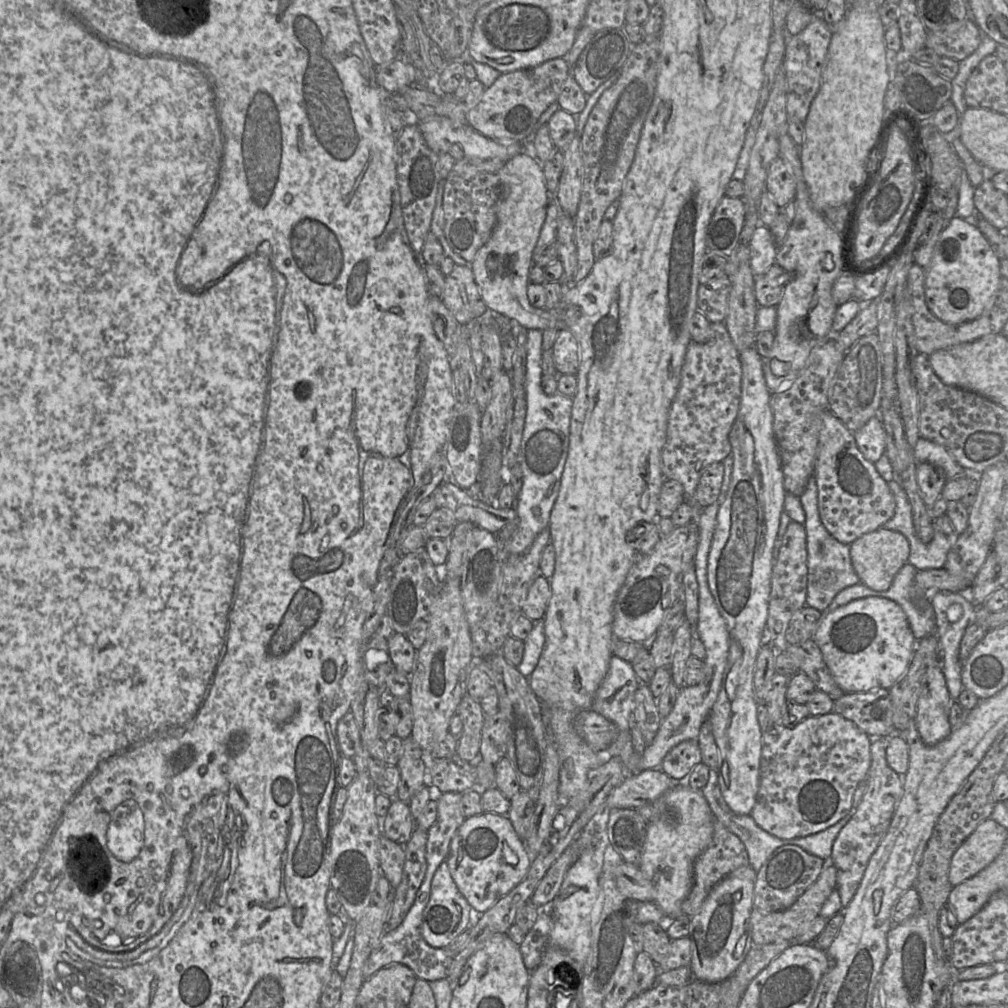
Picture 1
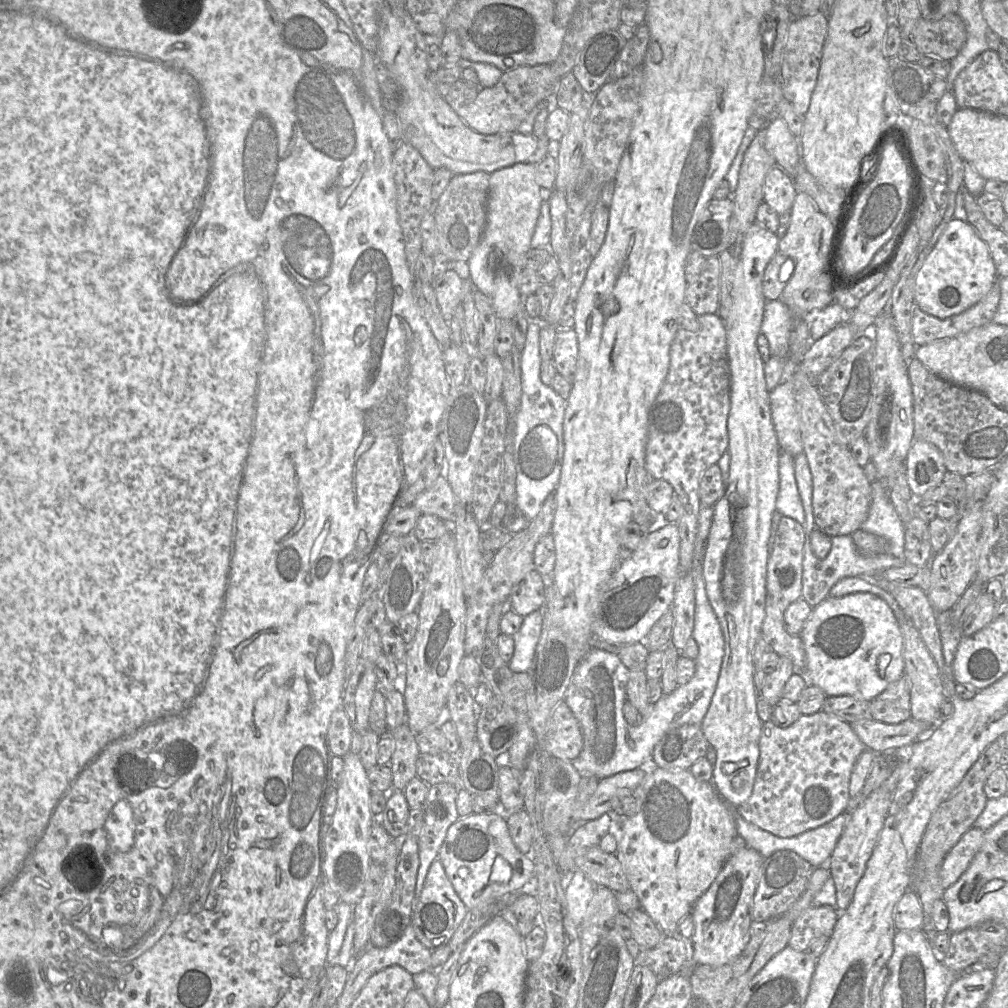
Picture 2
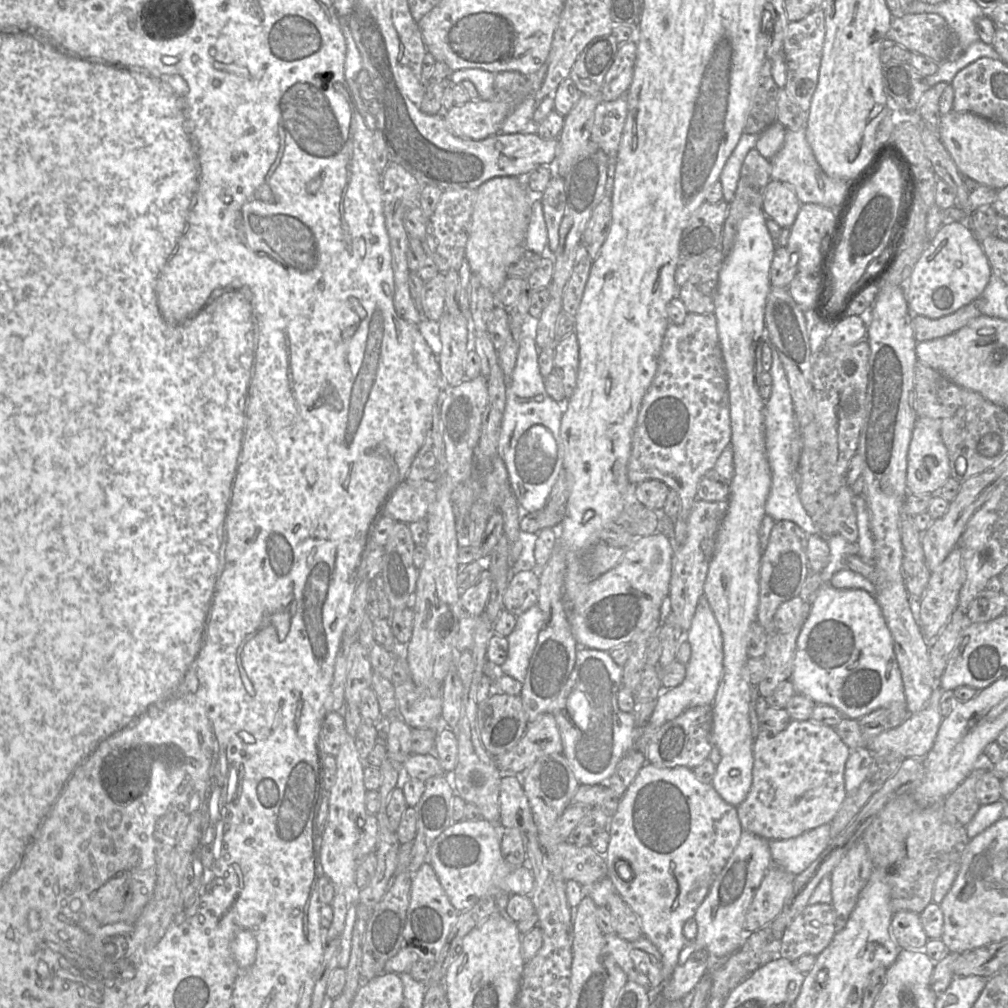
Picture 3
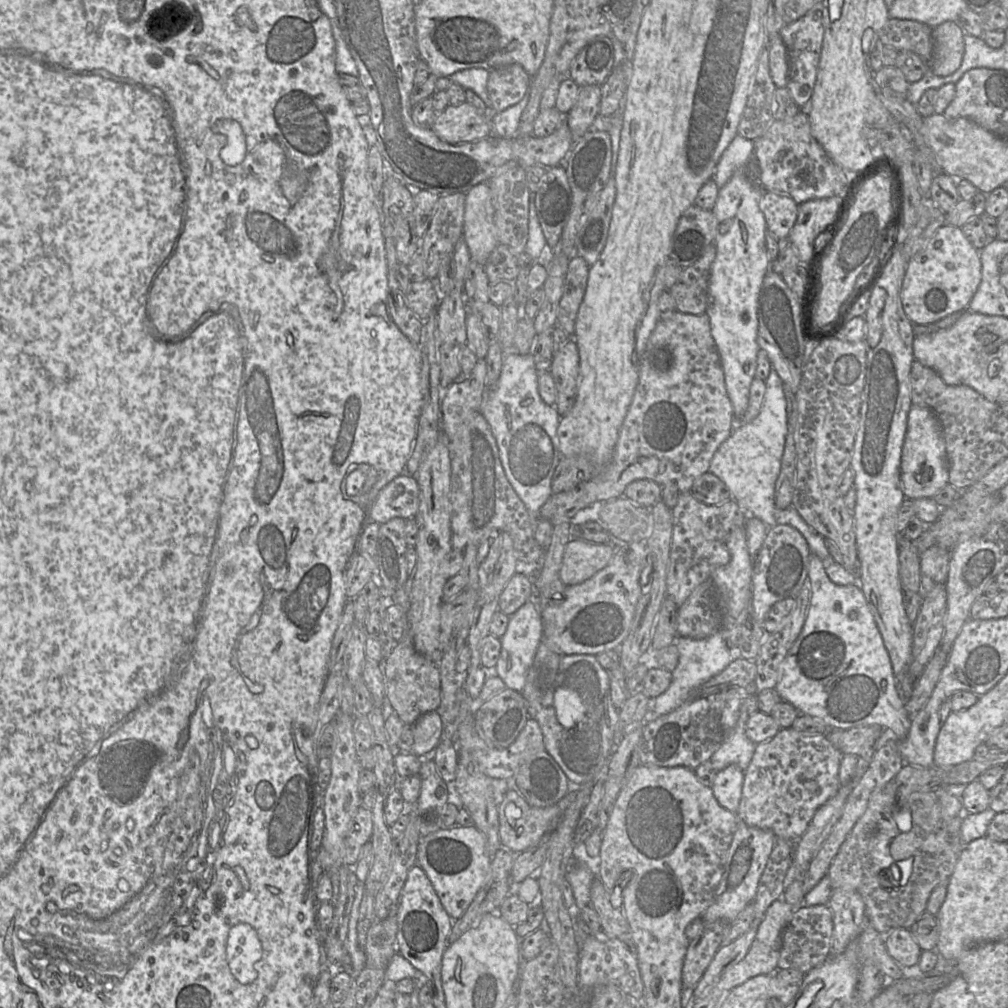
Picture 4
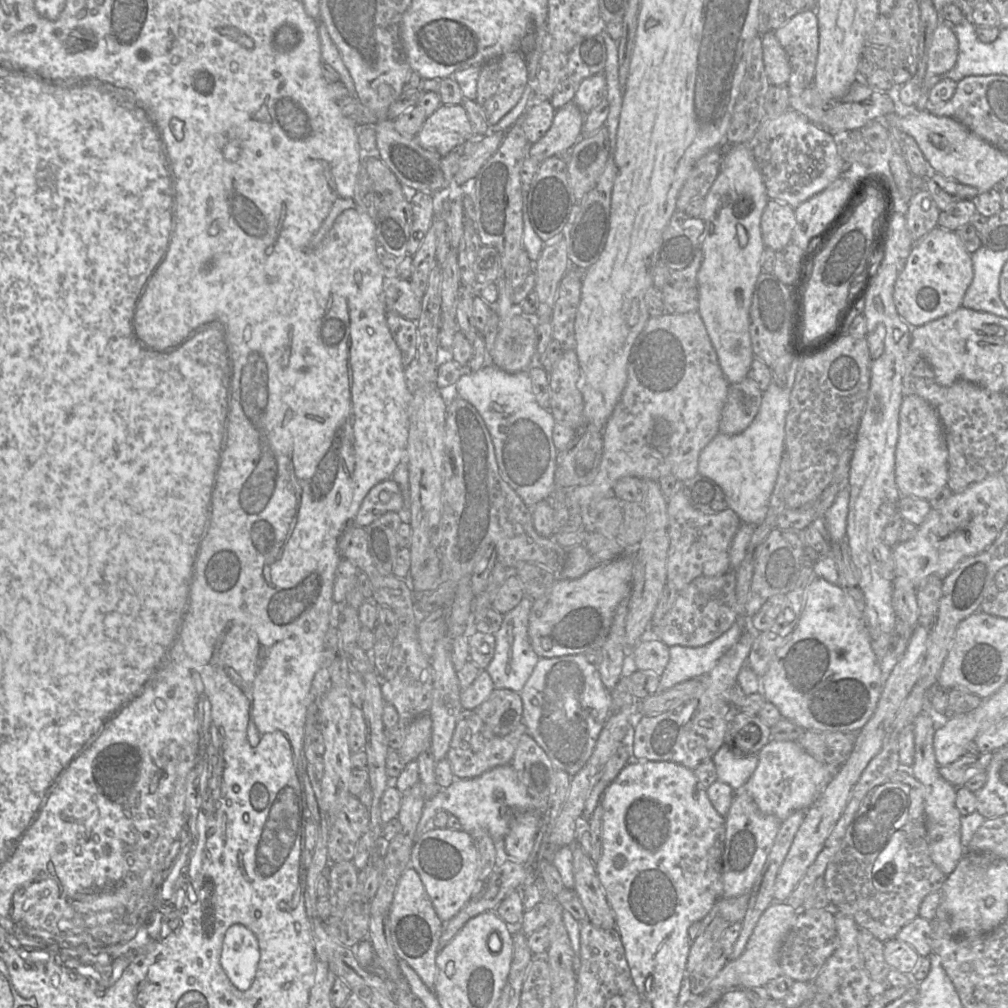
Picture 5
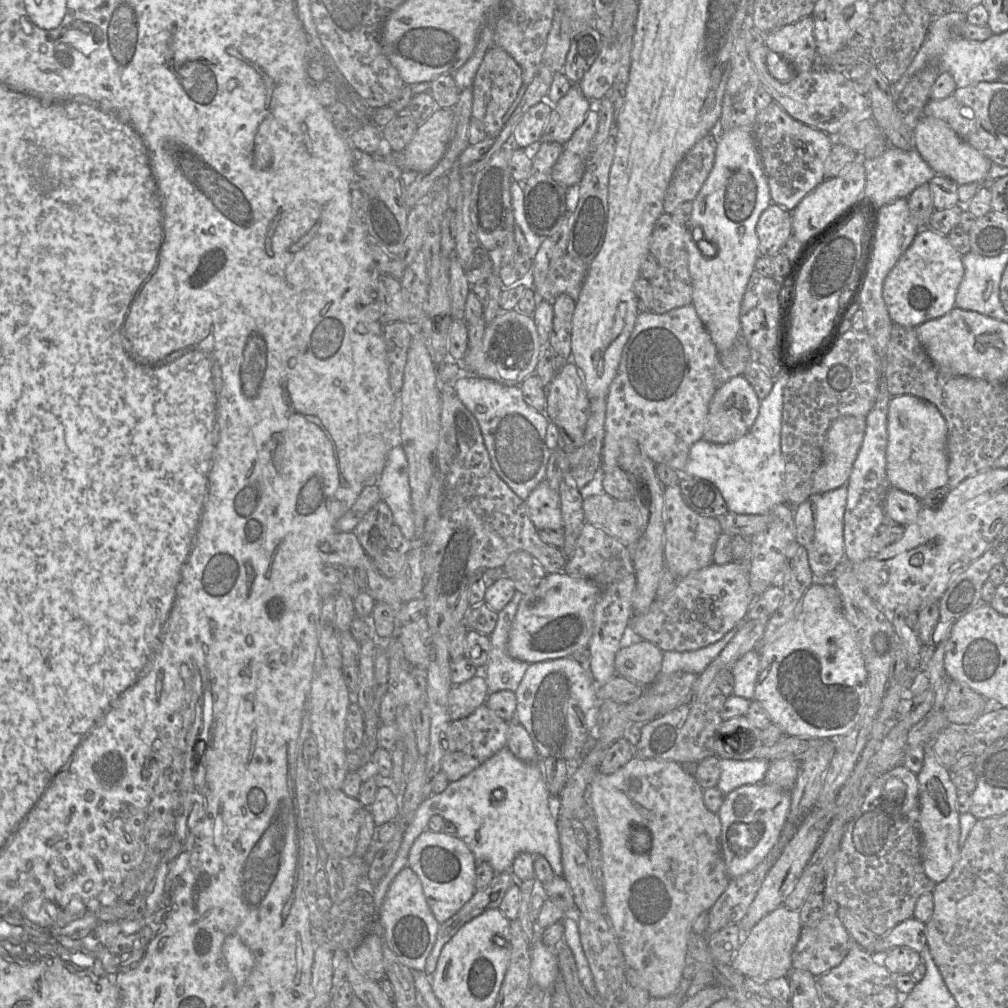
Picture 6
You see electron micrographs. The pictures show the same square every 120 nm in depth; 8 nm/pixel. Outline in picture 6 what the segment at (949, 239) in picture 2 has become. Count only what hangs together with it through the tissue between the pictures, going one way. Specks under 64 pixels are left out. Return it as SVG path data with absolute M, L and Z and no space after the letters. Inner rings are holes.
M929 227L921 228L883 283L883 299L893 323L903 327L916 328L926 321L945 315L956 307L956 293L964 276L962 256L951 245L947 235L940 234Z

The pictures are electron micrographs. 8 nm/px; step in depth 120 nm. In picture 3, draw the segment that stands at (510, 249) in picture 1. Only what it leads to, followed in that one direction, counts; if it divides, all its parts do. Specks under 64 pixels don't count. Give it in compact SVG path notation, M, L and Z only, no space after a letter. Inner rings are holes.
M513 176L491 178L476 190L465 259L471 272L479 277L486 288L496 294L508 278L505 255L510 249L524 242L532 214L533 194L525 185L524 178Z

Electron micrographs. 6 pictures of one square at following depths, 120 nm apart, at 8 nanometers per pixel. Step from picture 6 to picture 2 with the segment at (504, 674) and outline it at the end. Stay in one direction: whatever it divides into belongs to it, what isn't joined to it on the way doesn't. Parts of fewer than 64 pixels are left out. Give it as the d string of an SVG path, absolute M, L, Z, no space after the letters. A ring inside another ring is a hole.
M538 609L523 617L522 625L512 637L514 653L508 667L514 673L528 672L531 668L543 624L542 610Z

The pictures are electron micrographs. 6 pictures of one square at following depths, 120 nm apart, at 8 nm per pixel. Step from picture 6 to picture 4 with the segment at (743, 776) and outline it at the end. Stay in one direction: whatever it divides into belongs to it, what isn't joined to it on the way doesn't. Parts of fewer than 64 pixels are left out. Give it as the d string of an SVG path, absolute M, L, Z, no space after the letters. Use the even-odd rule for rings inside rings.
M741 704L735 727L725 733L720 747L709 760L716 771L729 765L736 765L745 771L749 766L756 748L756 744L746 736L746 724L750 716Z

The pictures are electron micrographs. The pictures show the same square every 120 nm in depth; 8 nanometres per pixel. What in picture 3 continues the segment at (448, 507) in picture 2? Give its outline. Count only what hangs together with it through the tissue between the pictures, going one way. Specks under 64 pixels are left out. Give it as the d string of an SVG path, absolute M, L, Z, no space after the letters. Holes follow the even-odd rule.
M403 481L393 490L382 513L406 524L425 520L436 496L434 481Z

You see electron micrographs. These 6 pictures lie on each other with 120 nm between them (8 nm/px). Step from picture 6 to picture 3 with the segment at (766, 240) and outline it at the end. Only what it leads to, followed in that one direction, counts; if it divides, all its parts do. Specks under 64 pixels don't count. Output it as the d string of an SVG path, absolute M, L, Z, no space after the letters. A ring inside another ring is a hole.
M771 179L764 191L762 210L781 228L791 228L801 207L789 184Z

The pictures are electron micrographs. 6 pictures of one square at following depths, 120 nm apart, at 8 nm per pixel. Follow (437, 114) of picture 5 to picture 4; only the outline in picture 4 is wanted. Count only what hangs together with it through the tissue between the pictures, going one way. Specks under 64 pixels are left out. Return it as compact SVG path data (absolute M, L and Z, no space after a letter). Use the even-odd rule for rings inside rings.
M468 102L448 105L438 113L432 130L450 144L482 139L492 134L492 114L484 114Z

